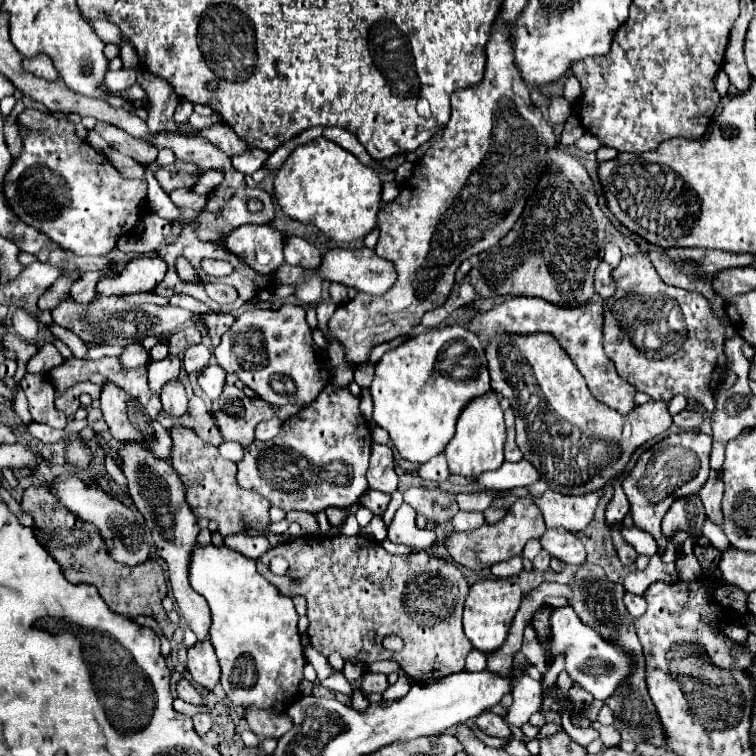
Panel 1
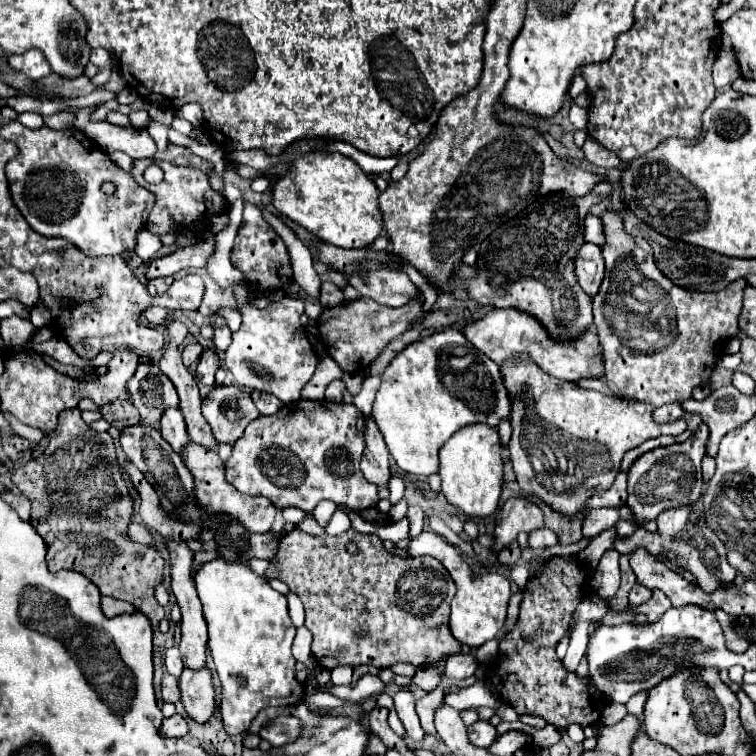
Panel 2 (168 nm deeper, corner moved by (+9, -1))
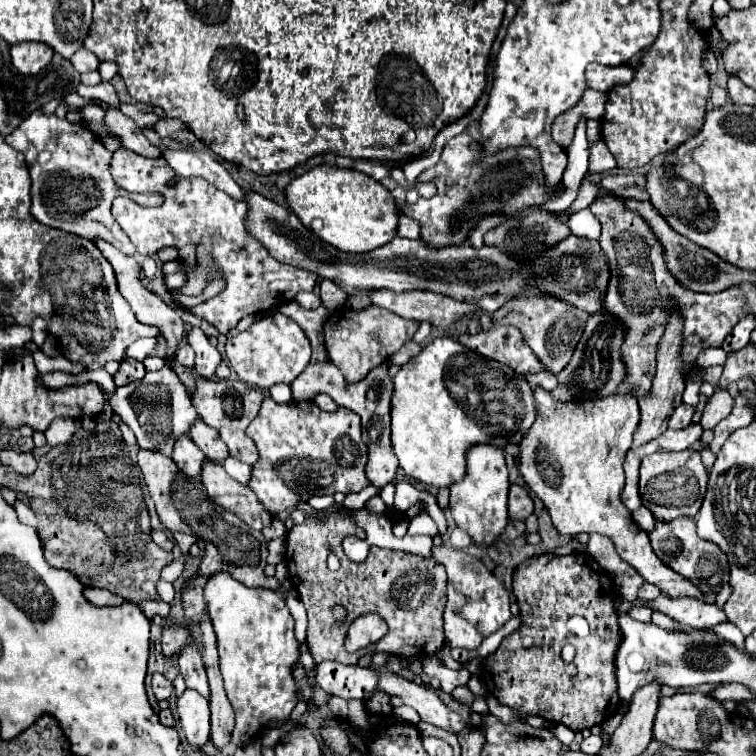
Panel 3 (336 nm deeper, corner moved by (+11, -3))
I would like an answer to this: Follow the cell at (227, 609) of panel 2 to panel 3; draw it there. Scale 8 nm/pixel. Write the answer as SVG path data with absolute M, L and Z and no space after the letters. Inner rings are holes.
M219 572L209 578L205 586L205 600L217 634L225 692L237 716L231 742L233 746L243 746L269 724L277 720L285 722L297 704L297 682L291 676L291 666L299 660L299 642L293 634L293 618L285 606L283 596L265 588L249 588L233 580L233 576L229 576L227 572Z

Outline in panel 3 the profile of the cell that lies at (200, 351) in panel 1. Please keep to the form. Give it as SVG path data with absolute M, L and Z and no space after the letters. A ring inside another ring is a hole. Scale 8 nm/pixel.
M181 342L179 350L177 350L177 360L179 360L183 366L187 366L187 368L191 368L191 366L193 366L195 352L193 352L193 348L191 348L187 342Z

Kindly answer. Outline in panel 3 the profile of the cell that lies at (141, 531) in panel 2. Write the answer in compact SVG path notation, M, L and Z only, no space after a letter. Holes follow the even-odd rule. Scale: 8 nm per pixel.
M153 530L153 532L151 532L151 538L153 538L155 544L159 544L159 548L163 548L163 550L167 550L167 552L173 550L173 542L171 542L171 536L169 536L167 532L163 532L163 530Z

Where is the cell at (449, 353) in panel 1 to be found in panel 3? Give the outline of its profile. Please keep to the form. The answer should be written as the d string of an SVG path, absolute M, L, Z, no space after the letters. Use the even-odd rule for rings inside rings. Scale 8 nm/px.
M437 338L425 346L419 356L403 364L393 378L393 452L409 478L435 488L451 486L465 478L465 454L471 446L491 444L505 450L509 442L521 442L525 430L529 430L537 418L533 390L523 376L517 376L505 364L485 360L465 350L457 340Z

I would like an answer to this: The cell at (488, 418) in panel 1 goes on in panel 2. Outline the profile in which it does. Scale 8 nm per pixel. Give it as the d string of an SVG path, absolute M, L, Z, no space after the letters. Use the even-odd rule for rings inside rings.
M475 424L457 430L439 450L439 476L443 480L445 498L461 508L469 516L489 516L497 510L501 484L503 484L503 462L501 462L501 440L497 430L491 426Z

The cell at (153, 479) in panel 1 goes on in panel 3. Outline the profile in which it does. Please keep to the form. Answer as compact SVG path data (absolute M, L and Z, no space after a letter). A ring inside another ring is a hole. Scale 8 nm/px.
M193 644L179 652L179 668L187 688L197 690L201 696L209 700L209 682L207 682L203 658L201 658L201 652Z

